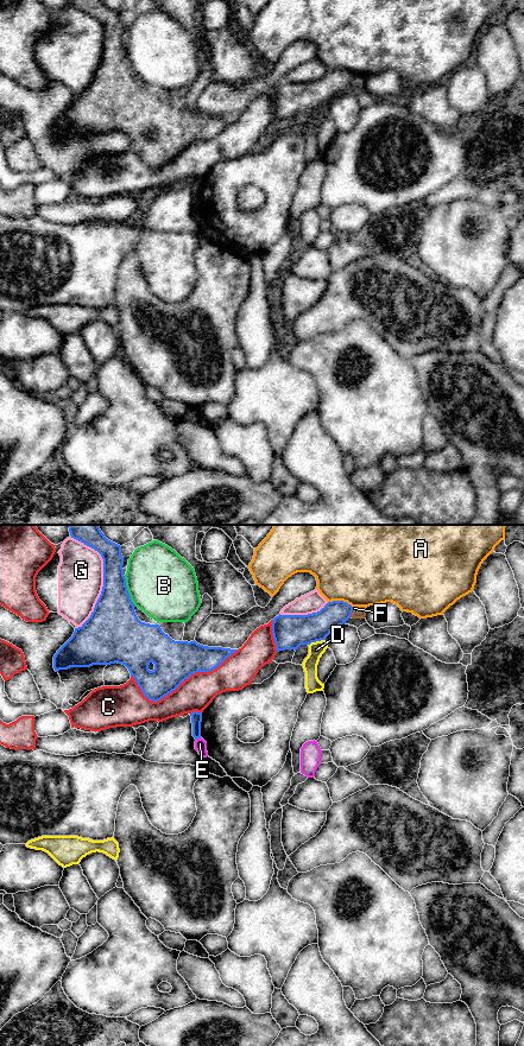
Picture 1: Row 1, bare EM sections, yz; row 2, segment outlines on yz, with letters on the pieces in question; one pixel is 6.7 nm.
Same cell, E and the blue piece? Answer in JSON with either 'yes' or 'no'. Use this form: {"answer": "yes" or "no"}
{"answer": "no"}

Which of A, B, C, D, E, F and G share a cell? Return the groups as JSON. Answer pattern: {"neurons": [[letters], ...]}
{"neurons": [["A"], ["B"], ["C"], ["D"], ["E"], ["F"], ["G"]]}

